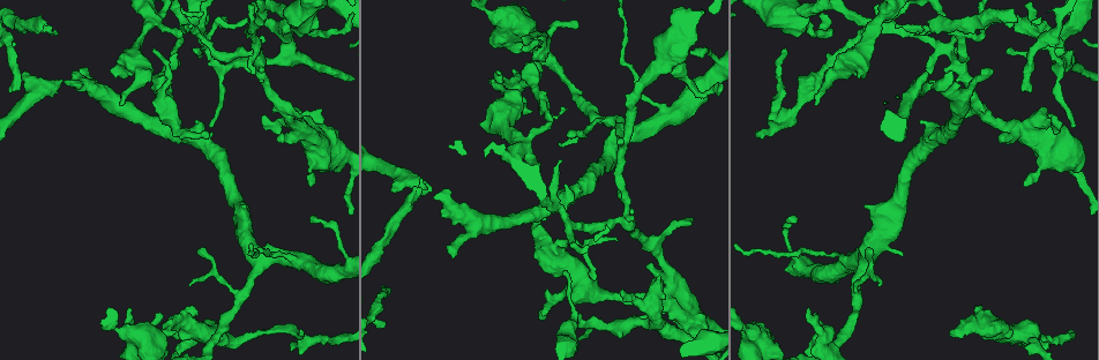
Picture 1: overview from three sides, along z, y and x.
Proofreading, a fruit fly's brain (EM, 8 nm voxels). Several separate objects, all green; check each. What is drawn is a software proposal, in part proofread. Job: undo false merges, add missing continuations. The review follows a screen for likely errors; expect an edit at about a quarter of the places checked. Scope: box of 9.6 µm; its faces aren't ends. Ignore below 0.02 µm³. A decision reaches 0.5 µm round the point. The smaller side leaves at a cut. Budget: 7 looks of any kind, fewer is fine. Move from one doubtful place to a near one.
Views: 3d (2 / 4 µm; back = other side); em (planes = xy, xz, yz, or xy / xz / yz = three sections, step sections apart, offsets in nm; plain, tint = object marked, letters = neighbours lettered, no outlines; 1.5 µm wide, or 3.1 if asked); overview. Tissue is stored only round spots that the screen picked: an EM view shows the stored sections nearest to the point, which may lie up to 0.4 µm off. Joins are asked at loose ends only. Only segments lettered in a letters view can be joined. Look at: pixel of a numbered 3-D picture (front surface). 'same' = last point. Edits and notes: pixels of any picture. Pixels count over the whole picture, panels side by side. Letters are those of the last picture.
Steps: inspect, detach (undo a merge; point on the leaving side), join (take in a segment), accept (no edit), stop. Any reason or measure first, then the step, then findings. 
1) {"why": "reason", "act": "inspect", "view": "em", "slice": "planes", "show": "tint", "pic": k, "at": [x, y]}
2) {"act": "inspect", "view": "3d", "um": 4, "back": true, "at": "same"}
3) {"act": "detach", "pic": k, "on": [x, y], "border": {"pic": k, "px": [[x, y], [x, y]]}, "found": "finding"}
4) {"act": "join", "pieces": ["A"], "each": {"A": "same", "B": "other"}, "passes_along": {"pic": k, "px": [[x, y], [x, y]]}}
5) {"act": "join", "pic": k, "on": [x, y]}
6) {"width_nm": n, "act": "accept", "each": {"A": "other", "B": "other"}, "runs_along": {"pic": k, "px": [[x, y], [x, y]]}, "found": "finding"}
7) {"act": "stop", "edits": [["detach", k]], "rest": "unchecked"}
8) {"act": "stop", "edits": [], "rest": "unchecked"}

{"why": "abrupt turn", "act": "inspect", "view": "3d", "um": 2, "pic": 1, "at": [857, 38]}

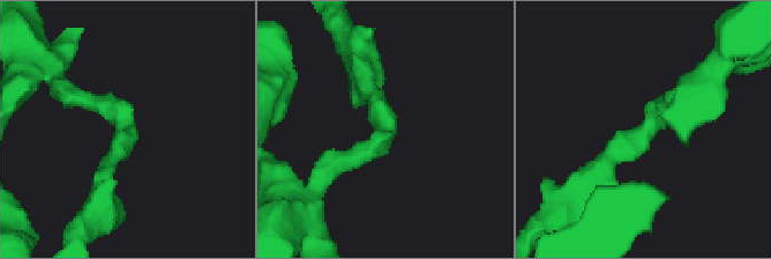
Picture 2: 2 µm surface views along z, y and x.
{"why": "need the tissue", "act": "inspect", "view": "em", "slice": "xy", "step": 4, "show": "tint", "pic": 2, "at": [653, 127]}

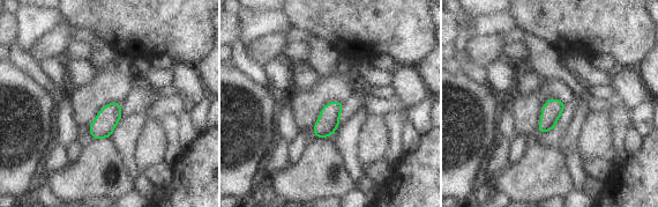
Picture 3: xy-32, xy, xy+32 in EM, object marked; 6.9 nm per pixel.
{"why": "another direction", "act": "inspect", "view": "em", "slice": "planes", "show": "letters", "at": "same"}

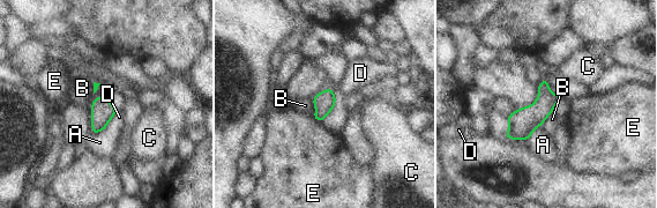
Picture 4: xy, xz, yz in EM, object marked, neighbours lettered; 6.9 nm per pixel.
{"act": "accept", "each": {"A": "other", "B": "other", "C": "other", "D": "other", "E": "other"}, "border": {"pic": 4, "px": [[312, 98], [313, 116]]}, "found": "one cell here"}

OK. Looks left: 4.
{"why": "an open end", "act": "inspect", "view": "3d", "um": 2, "pic": 1, "at": [486, 124]}

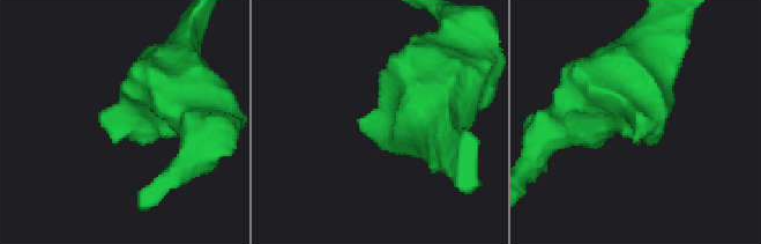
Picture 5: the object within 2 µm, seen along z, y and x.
{"act": "inspect", "view": "em", "slice": "yz", "step": 8, "show": "tint", "pic": 5, "at": [374, 115]}

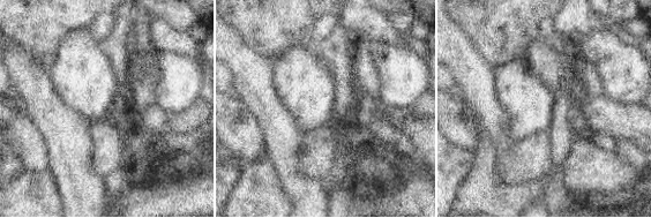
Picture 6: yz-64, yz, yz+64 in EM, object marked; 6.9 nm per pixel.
{"act": "inspect", "view": "em", "slice": "planes", "show": "letters", "at": "same"}

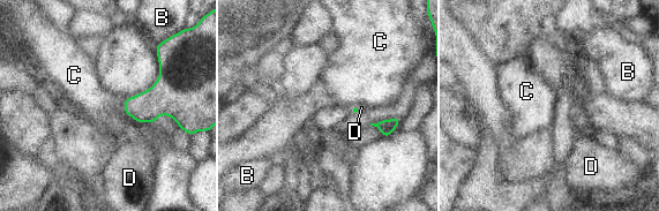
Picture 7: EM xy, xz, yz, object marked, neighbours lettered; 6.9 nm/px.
{"width_nm": 220, "act": "accept", "each": {"B": "other", "C": "other", "D": "other"}, "border": {"pic": 7, "px": [[124, 100], [135, 120], [154, 123]]}, "found": "none of them fits"}

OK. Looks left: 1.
{"why": "stops while still wide", "act": "inspect", "view": "em", "slice": "planes", "show": "letters", "pic": 1, "at": [284, 136]}

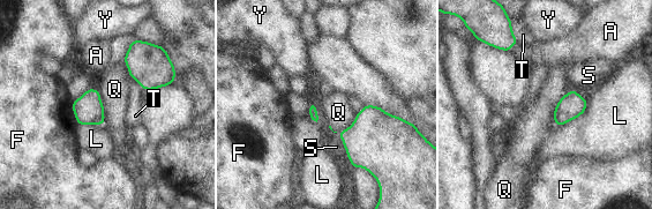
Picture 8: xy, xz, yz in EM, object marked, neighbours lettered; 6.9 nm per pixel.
{"act": "accept", "each": {"A": "other", "F": "other", "L": "other", "Q": "other", "S": "other", "T": "other", "Y": "other"}, "found": "none of them fits"}

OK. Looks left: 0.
{"act": "stop", "edits": [], "rest": "unchecked"}

